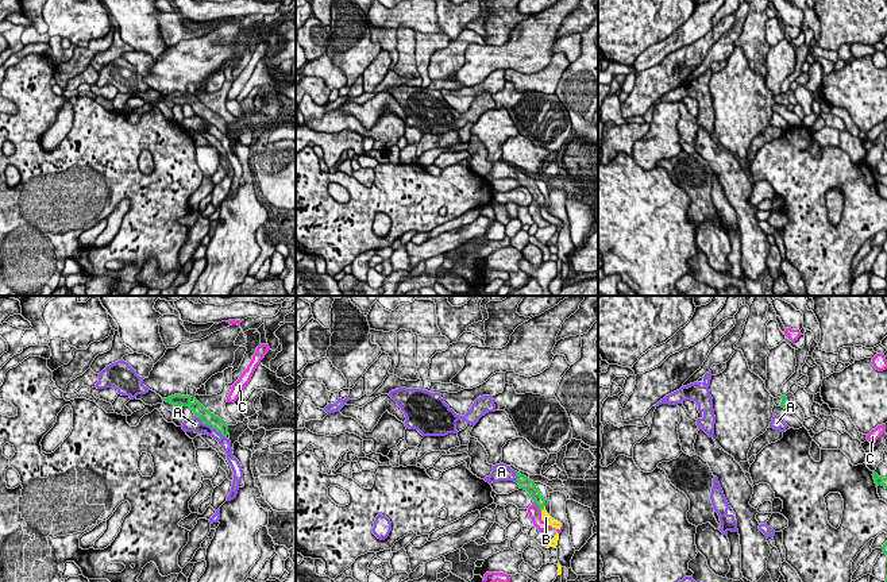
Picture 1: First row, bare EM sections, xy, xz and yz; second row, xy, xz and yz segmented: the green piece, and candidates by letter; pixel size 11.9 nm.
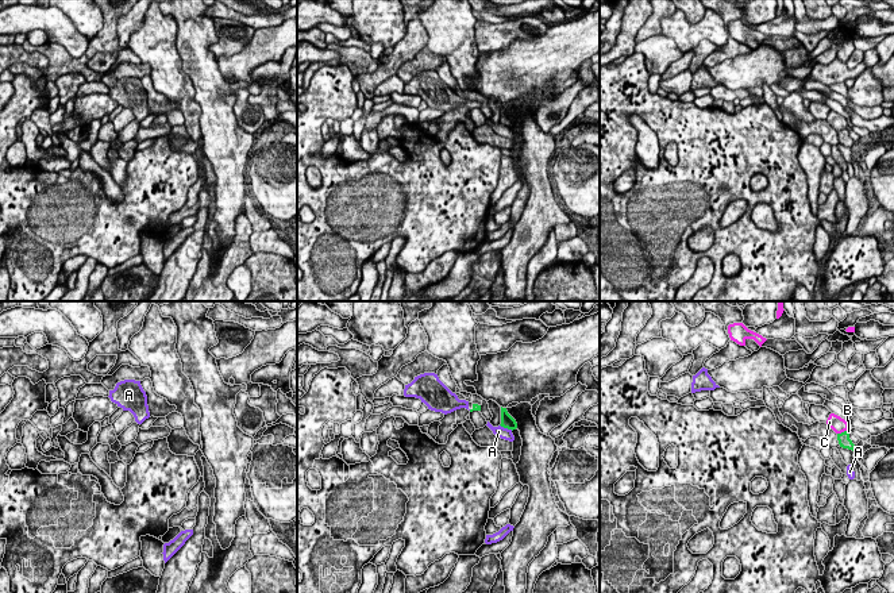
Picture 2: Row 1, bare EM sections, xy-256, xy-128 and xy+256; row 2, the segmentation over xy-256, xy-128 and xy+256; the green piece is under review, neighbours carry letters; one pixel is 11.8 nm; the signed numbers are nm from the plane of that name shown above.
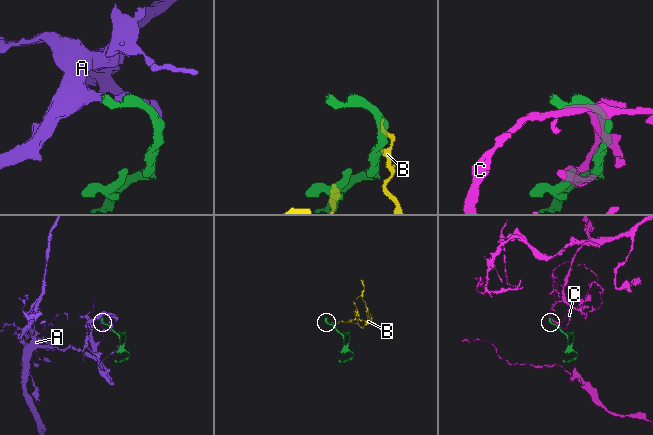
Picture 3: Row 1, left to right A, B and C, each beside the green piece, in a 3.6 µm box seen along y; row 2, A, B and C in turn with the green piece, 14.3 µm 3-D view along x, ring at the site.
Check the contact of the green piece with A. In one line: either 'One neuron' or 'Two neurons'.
One neuron

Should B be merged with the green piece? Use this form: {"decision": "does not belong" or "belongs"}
{"decision": "does not belong"}

